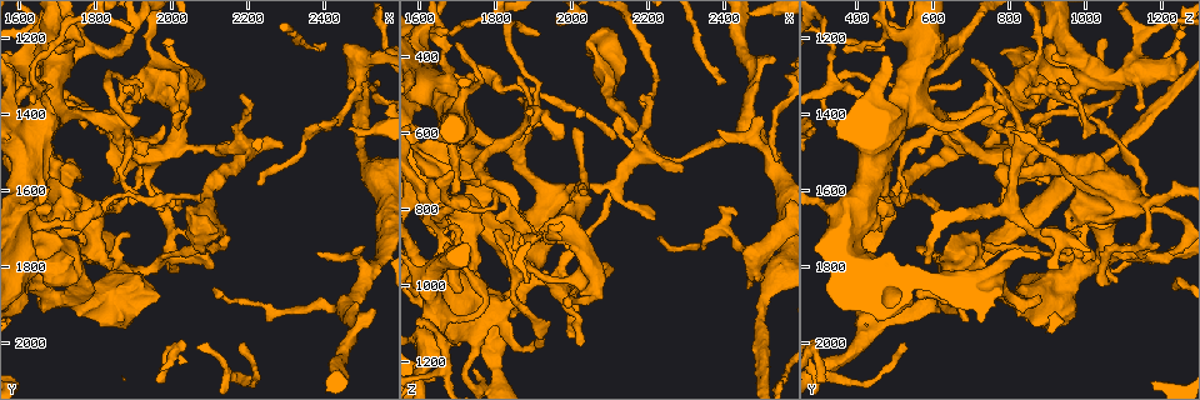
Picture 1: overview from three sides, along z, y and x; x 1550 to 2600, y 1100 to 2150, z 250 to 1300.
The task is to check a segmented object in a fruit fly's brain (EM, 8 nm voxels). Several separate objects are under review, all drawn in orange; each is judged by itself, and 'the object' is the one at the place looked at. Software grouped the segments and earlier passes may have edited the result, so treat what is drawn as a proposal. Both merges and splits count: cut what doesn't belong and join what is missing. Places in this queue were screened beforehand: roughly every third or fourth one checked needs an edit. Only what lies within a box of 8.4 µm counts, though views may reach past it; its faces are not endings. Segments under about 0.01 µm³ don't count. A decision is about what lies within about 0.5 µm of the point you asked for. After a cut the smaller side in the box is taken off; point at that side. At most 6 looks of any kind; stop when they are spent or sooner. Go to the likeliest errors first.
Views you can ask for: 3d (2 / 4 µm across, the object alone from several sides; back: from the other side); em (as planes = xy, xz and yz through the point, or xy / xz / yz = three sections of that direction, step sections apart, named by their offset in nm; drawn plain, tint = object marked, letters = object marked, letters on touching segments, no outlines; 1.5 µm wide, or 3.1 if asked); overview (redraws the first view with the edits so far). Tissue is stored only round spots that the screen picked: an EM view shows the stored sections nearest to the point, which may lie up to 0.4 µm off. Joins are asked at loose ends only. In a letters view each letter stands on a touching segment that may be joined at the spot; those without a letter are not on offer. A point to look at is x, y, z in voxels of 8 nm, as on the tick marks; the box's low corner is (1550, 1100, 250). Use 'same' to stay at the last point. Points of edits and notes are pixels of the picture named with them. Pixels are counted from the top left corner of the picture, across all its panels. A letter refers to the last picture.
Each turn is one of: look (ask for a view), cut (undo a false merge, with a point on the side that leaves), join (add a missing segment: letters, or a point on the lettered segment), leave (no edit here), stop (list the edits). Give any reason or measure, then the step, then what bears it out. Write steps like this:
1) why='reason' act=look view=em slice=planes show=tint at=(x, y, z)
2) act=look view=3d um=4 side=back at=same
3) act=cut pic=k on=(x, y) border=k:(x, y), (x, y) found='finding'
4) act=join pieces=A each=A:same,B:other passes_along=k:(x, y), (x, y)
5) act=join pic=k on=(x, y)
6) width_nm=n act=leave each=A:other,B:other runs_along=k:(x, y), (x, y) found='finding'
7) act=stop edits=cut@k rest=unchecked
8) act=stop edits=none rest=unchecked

why='arms part here' act=look view=3d um=4 at=(1695, 1355, 780)

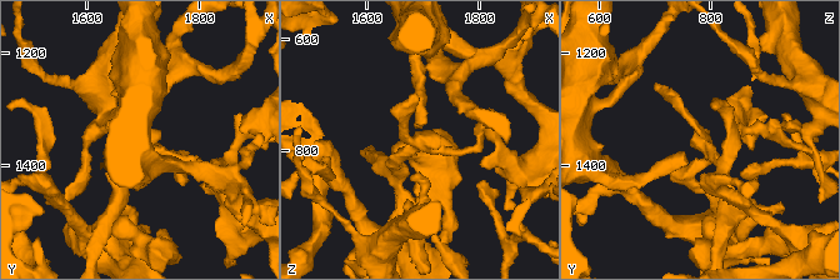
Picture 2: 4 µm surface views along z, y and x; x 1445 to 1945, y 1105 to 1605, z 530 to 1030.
why='now the EM' act=look view=em slice=planes show=letters at=(1695, 1350, 785)

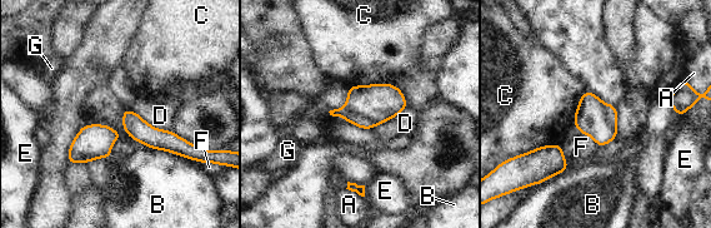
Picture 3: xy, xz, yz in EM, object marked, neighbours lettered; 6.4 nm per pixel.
act=cut pic=3 on=(380, 103) each=A:other,B:other,C:other,D:other,E:other,F:other,G:other border=3:(346, 105), (375, 124) found='two neurons meet here'

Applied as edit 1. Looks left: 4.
act=look view=overview

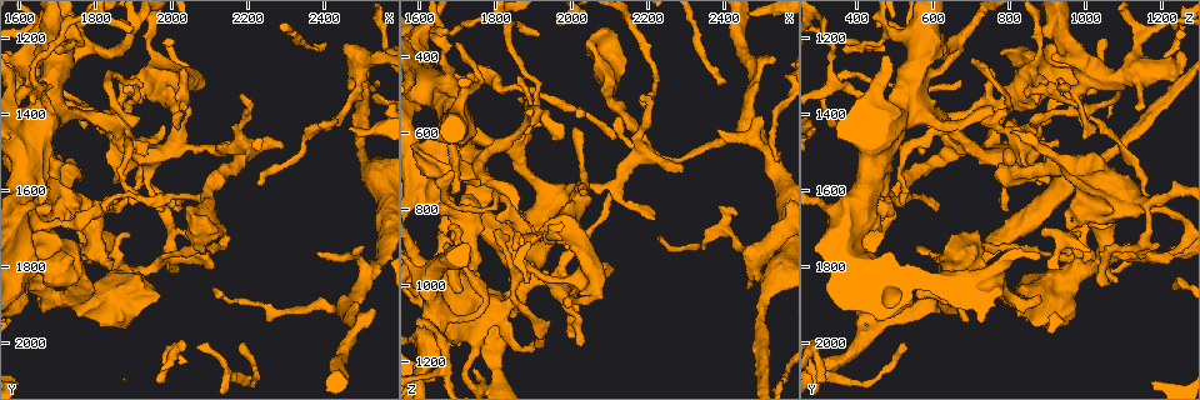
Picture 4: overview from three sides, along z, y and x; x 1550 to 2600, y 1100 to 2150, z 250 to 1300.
why='free end' act=look view=em slice=xy step=4 show=letters at=(2500, 1755, 555)

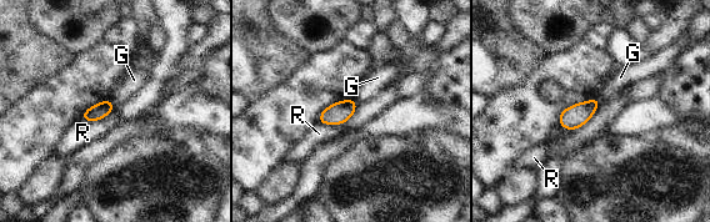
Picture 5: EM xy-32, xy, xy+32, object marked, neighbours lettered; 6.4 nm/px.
act=look view=em slice=planes show=letters at=same

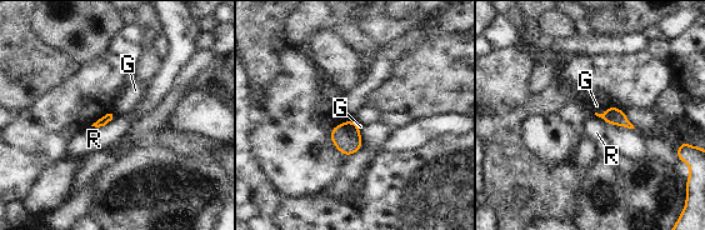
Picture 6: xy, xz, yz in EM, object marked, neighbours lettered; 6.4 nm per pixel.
act=leave each=G:other,R:other border=6:(116, 115), (104, 125), (91, 126) found='none of them fits'

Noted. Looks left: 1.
why='a fork' act=look view=em slice=xz step=4 show=letters at=(2100, 1485, 740)

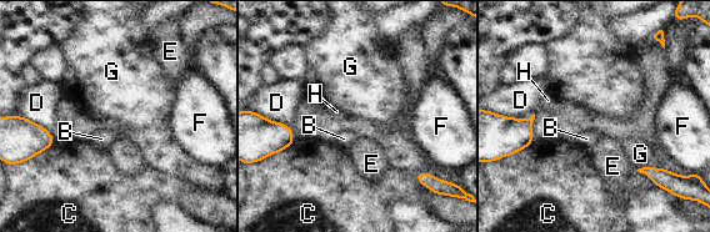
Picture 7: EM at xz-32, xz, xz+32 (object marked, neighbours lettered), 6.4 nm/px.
act=leave each=B:other,C:other,D:other,E:other,F:other,G:other,H:other found='continuous, no second neuron'

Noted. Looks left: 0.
act=stop edits=cut@3 rest=unchecked

